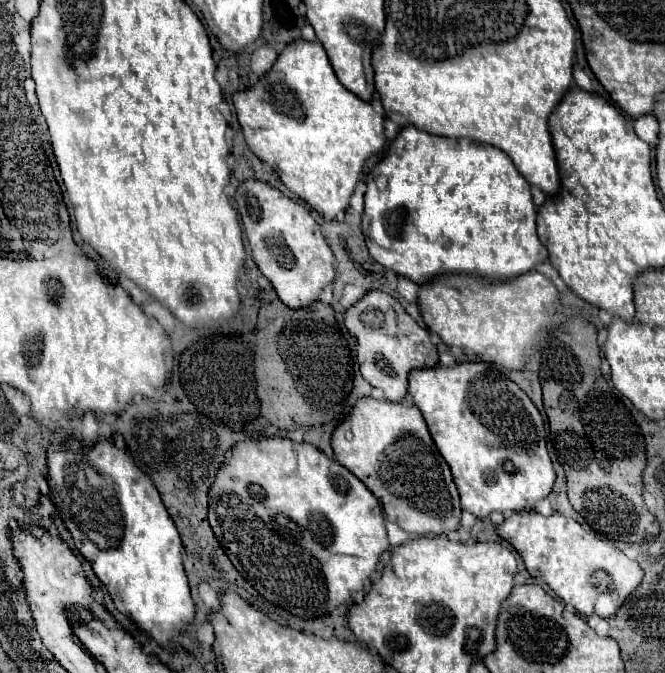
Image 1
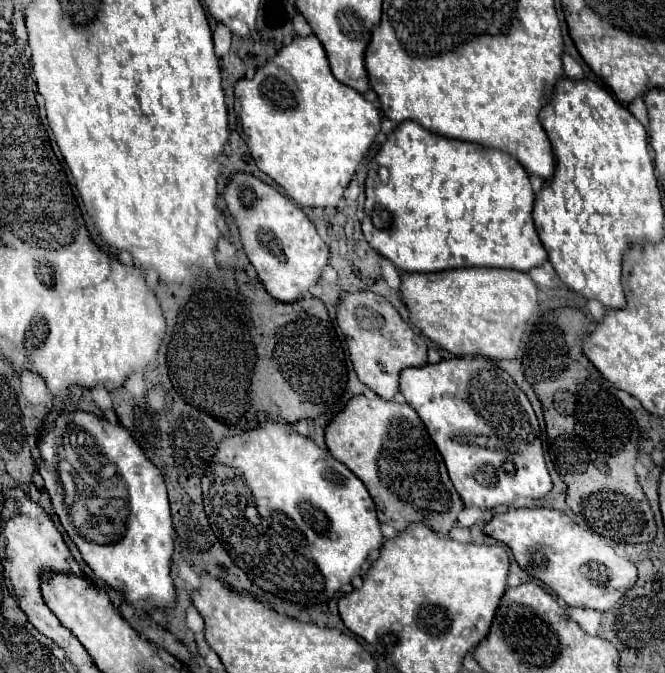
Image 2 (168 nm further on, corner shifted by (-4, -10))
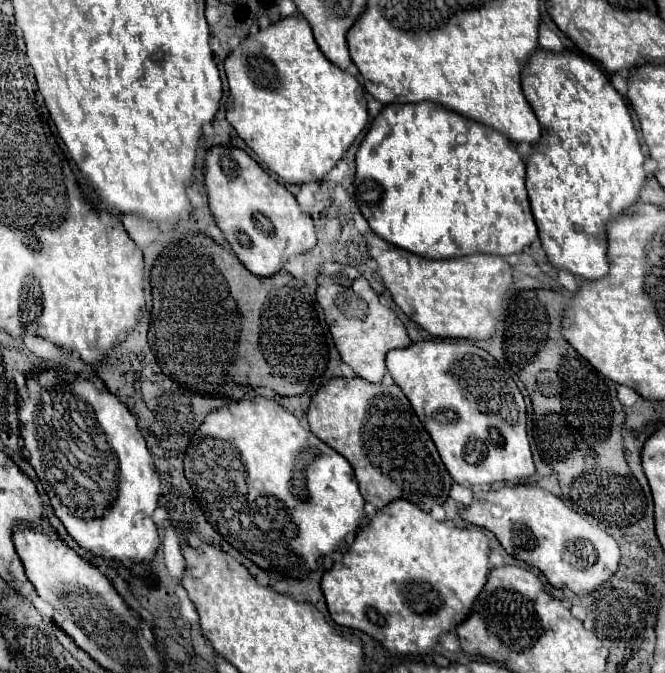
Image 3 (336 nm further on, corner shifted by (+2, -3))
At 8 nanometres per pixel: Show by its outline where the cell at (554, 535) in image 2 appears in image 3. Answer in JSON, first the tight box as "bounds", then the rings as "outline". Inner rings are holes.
{"bounds":[460,485,620,593],"outline":[[[514,485],[514,487],[500,487],[500,489],[476,489],[472,505],[460,511],[462,519],[474,525],[480,525],[496,535],[504,551],[532,567],[538,567],[548,583],[556,589],[570,589],[572,593],[590,593],[598,585],[604,583],[604,579],[610,579],[620,563],[620,549],[612,535],[608,535],[604,529],[588,523],[582,519],[574,509],[570,509],[560,497],[552,495],[546,489],[540,487],[528,487],[528,485]]]}

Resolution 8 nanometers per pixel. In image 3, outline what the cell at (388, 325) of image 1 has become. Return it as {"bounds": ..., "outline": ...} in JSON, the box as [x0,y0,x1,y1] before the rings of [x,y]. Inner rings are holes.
{"bounds":[316,261,412,383],"outline":[[[330,261],[322,263],[316,281],[316,299],[324,309],[326,323],[330,325],[330,333],[342,361],[350,365],[358,377],[370,383],[380,383],[386,373],[386,353],[390,349],[402,349],[412,343],[404,323],[378,301],[378,295],[372,291],[368,281],[350,265],[344,267]]]}

